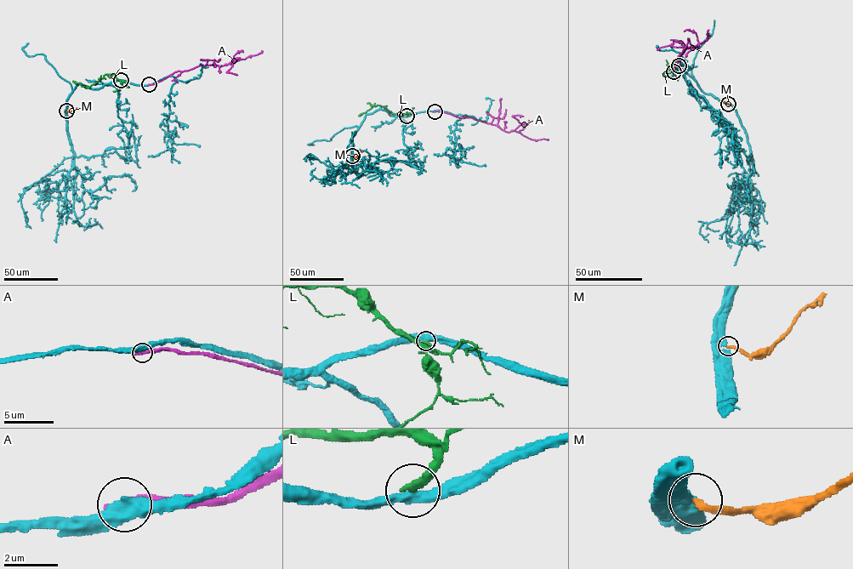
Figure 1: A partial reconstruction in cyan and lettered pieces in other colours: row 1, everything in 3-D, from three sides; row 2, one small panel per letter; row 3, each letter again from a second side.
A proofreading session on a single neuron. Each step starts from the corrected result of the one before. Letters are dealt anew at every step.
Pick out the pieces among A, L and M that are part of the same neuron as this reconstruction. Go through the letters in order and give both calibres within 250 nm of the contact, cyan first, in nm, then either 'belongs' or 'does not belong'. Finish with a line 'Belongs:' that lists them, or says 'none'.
A: calibres 550 and 300 nm; does not belong
L: calibres 420 and 280 nm; does not belong
M: calibres 400 and 240 nm; does not belong
Belongs: none

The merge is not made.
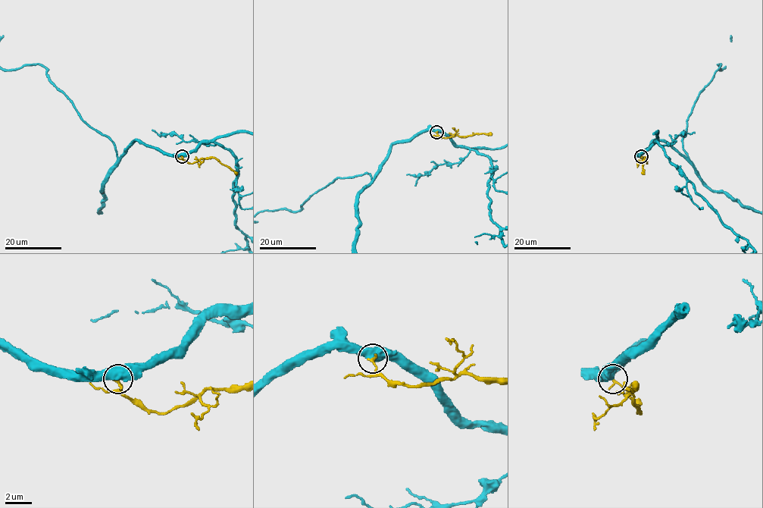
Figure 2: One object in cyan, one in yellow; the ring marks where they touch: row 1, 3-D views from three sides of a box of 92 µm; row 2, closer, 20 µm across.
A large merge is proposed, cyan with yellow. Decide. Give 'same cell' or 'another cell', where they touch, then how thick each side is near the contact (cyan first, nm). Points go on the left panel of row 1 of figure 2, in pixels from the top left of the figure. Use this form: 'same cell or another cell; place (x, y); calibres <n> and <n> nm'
another cell; place (182, 156); calibres 650 and 170 nm

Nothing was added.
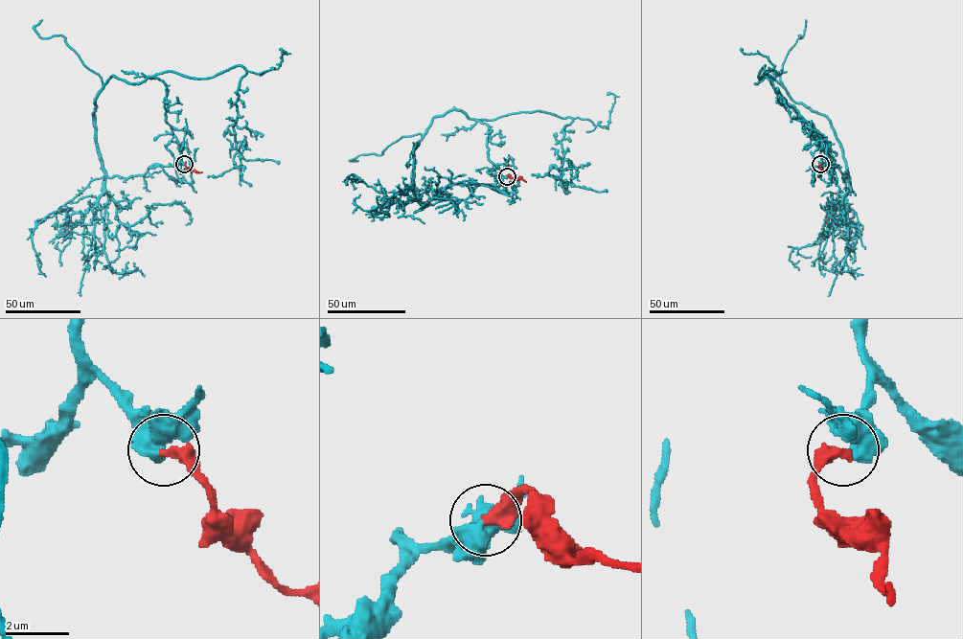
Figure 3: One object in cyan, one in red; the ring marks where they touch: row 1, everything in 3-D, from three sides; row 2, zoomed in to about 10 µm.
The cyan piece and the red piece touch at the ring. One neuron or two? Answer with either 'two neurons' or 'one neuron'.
one neuron

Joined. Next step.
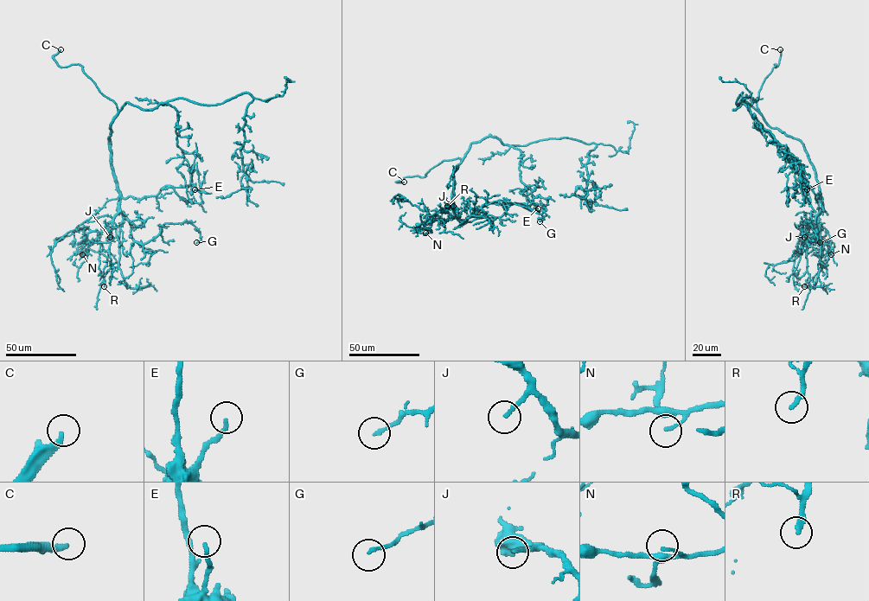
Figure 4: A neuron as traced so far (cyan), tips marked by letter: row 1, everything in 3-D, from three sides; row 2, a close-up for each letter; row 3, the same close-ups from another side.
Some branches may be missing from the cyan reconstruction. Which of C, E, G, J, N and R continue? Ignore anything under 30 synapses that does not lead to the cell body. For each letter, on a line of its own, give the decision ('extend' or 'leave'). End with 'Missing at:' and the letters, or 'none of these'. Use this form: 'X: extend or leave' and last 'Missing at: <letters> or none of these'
C: extend
E: leave
G: leave
J: extend
N: leave
R: leave
Missing at: C, J

